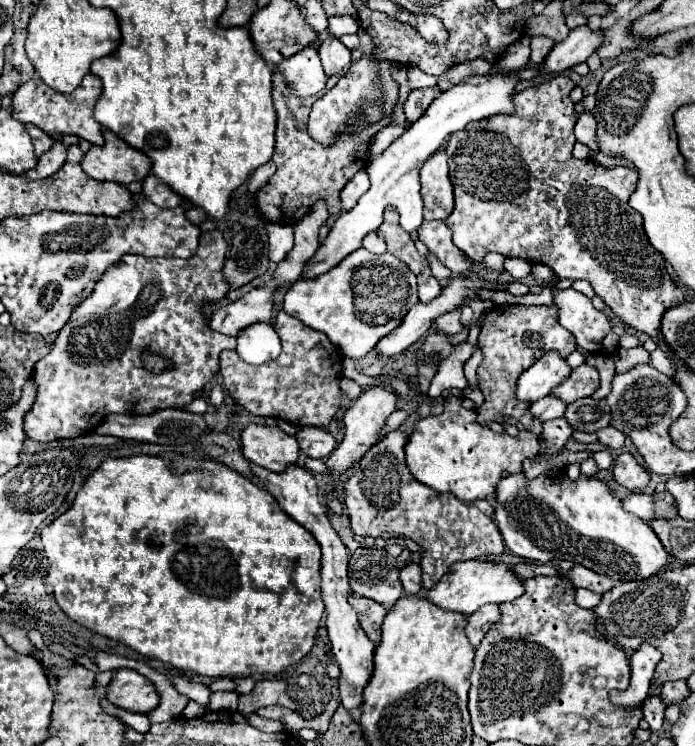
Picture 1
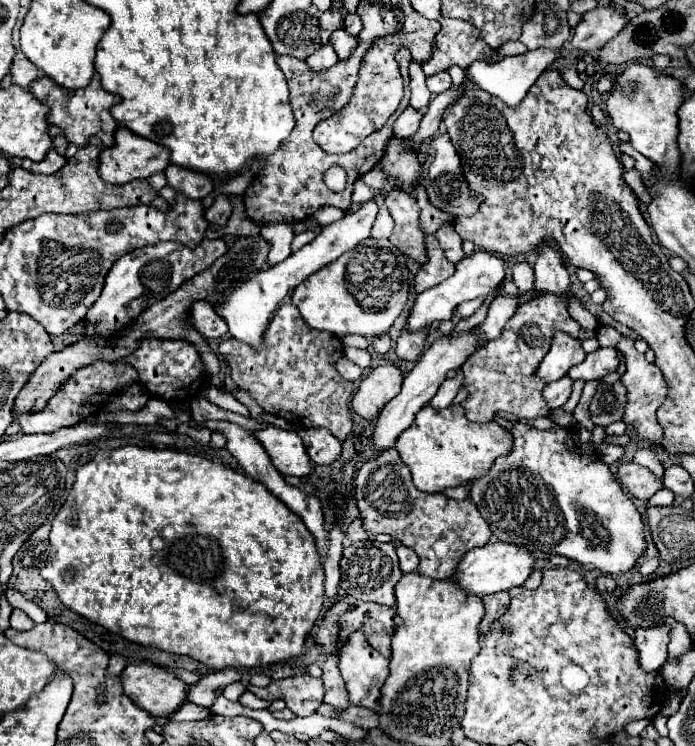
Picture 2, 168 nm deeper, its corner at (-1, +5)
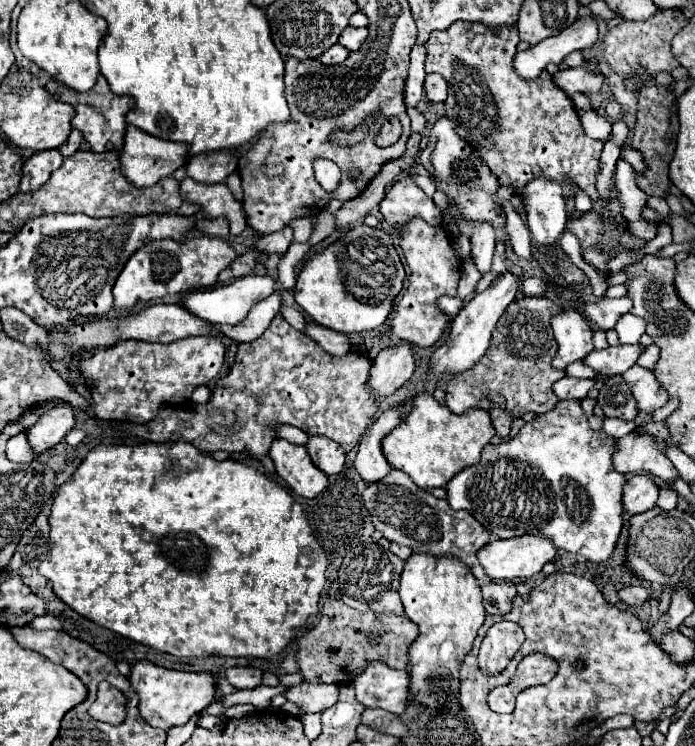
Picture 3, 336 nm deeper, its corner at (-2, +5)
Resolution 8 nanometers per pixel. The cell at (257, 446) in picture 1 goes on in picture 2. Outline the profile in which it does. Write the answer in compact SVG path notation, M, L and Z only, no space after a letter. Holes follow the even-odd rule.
M265 425L253 431L255 439L263 445L273 465L283 475L307 477L311 473L309 455L305 455L305 445L295 431L285 431L275 425Z

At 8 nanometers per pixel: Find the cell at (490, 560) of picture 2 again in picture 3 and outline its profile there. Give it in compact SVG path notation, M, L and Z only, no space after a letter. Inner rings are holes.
M522 535L522 537L512 537L512 539L498 539L488 543L478 551L478 561L486 569L486 573L496 579L514 579L514 577L534 577L542 571L546 563L552 563L558 555L558 549L554 547L552 539L538 537L538 535Z

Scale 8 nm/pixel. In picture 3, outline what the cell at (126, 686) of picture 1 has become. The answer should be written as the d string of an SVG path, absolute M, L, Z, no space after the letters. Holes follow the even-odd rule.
M138 661L128 679L140 697L140 715L148 725L160 729L184 725L190 717L200 715L216 697L216 677L212 673L184 673L158 667L150 661Z

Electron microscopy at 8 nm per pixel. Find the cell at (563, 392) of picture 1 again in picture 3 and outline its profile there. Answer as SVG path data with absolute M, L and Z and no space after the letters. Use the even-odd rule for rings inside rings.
M616 345L616 347L606 347L602 351L592 351L584 359L584 363L590 365L596 373L612 377L628 371L642 353L644 353L642 345Z

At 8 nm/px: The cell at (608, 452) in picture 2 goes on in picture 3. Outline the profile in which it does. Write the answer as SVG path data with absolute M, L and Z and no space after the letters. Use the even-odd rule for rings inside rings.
M628 433L618 443L618 453L614 455L614 469L618 473L640 473L648 471L660 481L674 481L678 477L676 467L660 451L658 443L650 435Z

